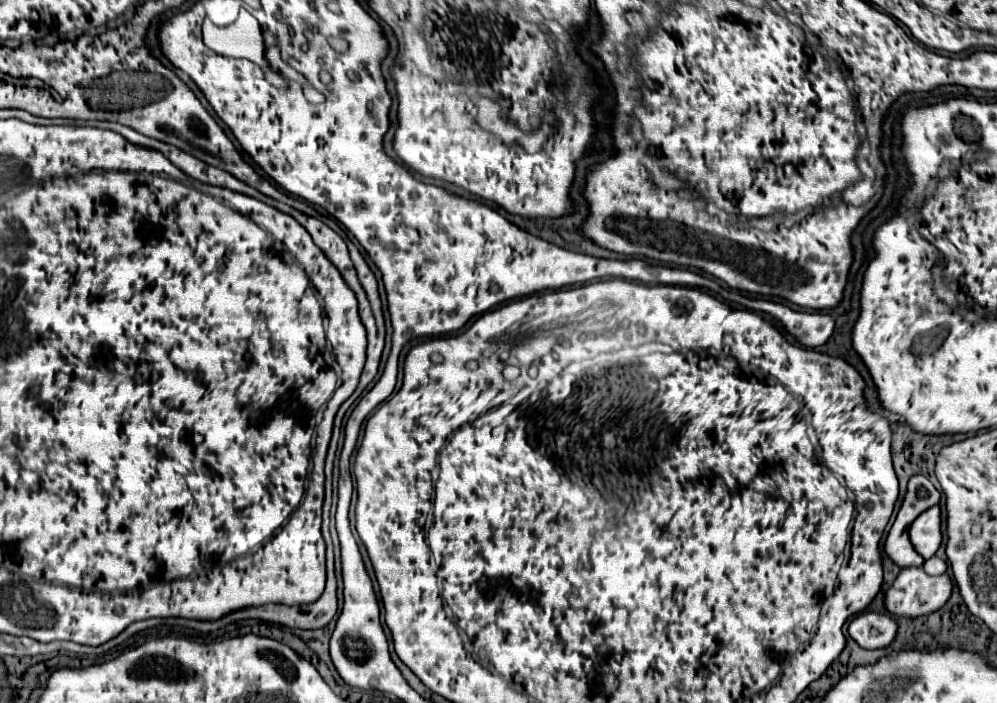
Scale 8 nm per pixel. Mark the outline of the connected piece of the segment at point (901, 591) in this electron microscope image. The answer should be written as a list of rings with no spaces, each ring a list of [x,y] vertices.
[[[902,568],[890,590],[886,592],[886,608],[894,616],[908,616],[908,618],[918,618],[930,612],[940,610],[952,594],[952,580],[942,574],[942,576],[928,576],[922,568]]]

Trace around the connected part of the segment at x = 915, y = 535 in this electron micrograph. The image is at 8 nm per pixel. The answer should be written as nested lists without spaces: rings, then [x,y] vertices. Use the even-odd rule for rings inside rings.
[[[938,506],[928,508],[912,522],[910,540],[920,556],[930,558],[936,554],[942,544],[942,518]]]

